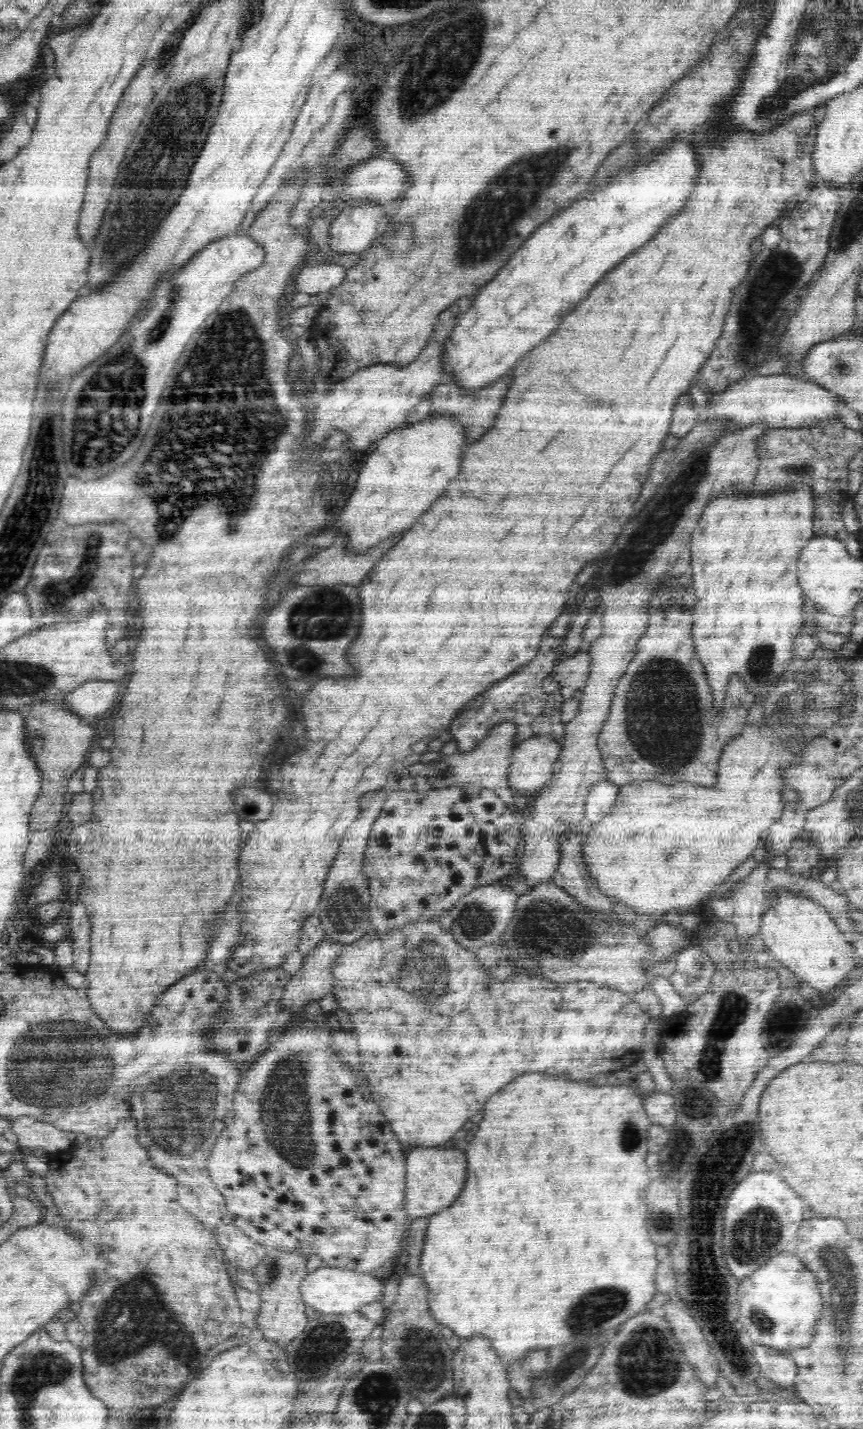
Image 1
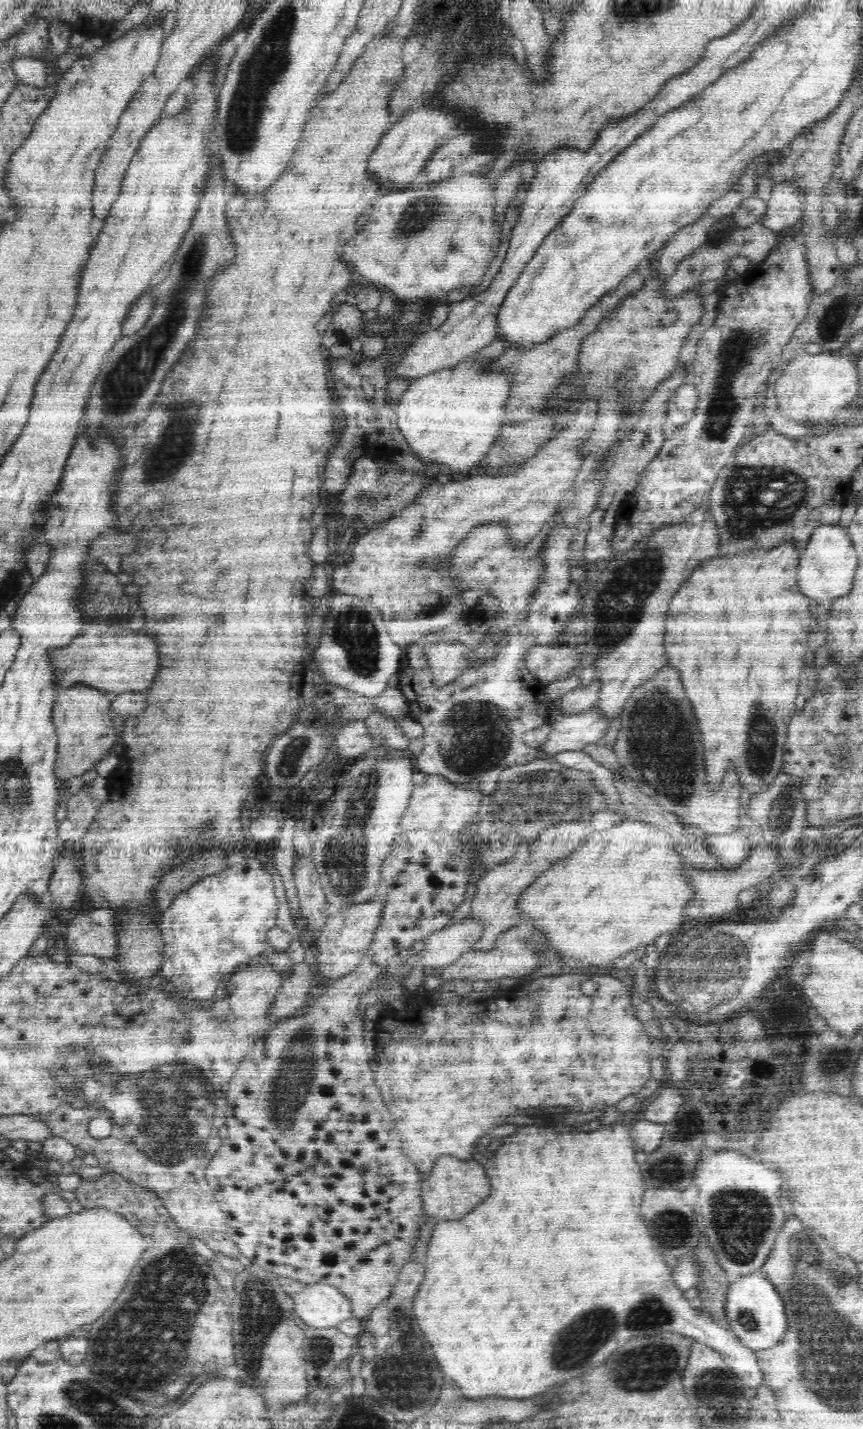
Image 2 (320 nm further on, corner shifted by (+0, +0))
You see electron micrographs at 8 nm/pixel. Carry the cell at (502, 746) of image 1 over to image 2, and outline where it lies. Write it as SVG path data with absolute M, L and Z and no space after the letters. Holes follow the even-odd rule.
M439 774L428 775L422 785L416 785L410 796L408 808L404 812L401 824L401 832L410 830L428 830L436 832L443 828L446 832L458 832L470 825L476 819L478 808L481 808L482 798L479 790L462 790L446 780Z

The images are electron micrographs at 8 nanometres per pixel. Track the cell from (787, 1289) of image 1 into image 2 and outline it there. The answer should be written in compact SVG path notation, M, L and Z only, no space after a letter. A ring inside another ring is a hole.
M760 1272L740 1278L736 1284L730 1286L725 1296L726 1327L732 1331L740 1343L756 1352L758 1350L773 1349L774 1344L784 1338L788 1321L781 1296L776 1292L774 1284Z

